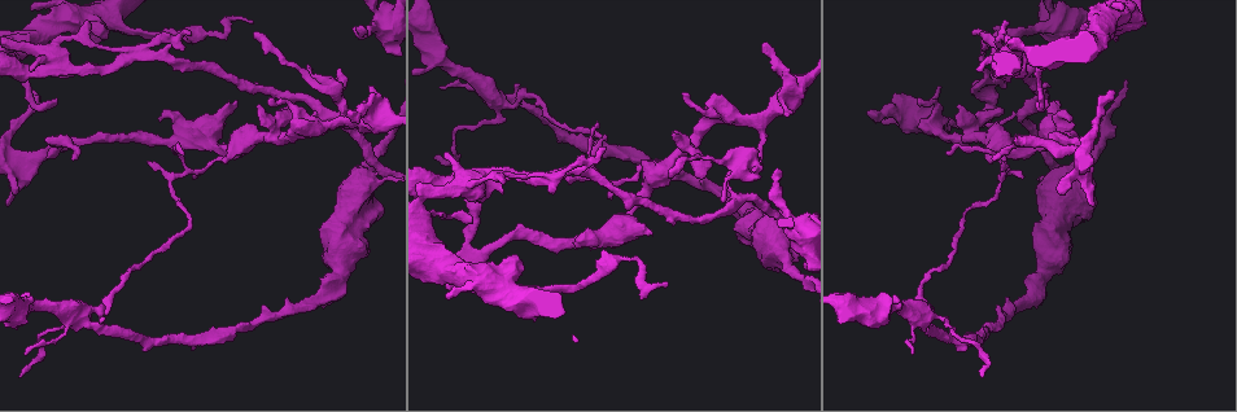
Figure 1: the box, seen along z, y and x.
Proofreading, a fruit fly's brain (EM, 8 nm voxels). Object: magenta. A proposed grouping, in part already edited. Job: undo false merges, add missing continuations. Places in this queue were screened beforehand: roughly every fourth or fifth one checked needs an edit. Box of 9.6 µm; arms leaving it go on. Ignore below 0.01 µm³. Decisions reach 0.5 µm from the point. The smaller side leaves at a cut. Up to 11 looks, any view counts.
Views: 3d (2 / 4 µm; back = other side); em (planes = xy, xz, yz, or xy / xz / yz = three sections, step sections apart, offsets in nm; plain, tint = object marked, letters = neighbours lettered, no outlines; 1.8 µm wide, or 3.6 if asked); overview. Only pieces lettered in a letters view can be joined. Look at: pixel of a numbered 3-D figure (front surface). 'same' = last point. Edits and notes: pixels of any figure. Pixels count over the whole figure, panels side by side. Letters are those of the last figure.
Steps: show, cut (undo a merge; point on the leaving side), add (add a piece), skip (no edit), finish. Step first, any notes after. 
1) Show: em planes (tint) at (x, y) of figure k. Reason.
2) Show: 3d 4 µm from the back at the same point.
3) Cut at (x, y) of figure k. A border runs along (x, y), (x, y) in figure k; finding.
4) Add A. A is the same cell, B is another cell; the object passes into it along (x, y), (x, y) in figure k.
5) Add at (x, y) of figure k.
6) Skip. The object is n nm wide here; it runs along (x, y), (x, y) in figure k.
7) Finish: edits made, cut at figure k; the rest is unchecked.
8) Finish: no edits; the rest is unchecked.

Show: 3d 4 µm at (174, 33) of figure 1. Thick turns thin.

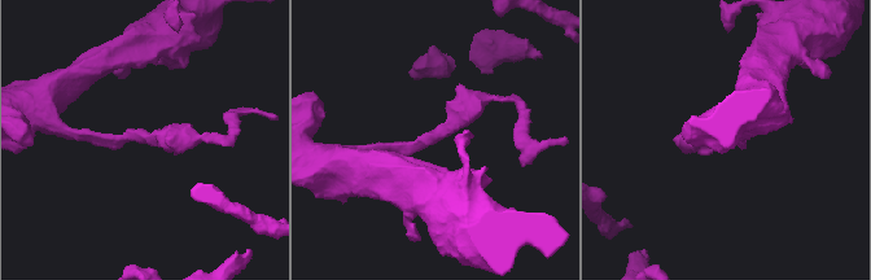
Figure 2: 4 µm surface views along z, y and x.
Show: em planes (tint) at (432, 138) of figure 2. Need the tissue.

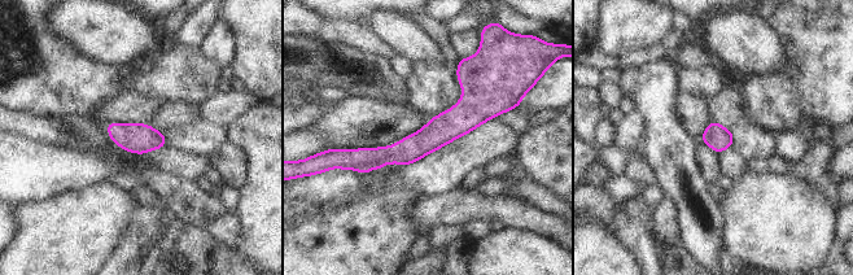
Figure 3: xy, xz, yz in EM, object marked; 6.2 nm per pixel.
Show: em planes (letters) at the same point. What lies round it.

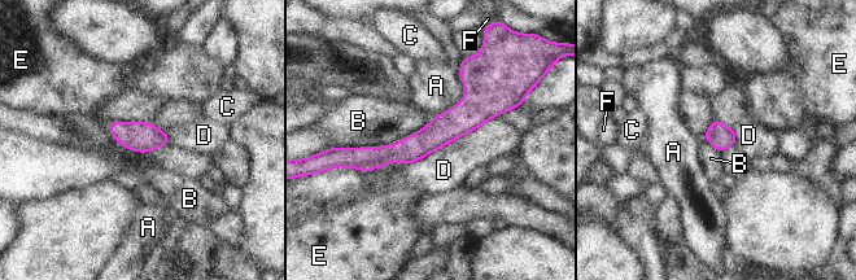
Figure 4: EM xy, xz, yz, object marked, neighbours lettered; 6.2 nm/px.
Skip. A, B, C, D, E and F are other cells; a border runs along (433, 118), (393, 144), (341, 148) in figure 4; one neuron here.

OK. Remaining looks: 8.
Show: em planes (letters) at (987, 92) of figure 1. Sharp bend.

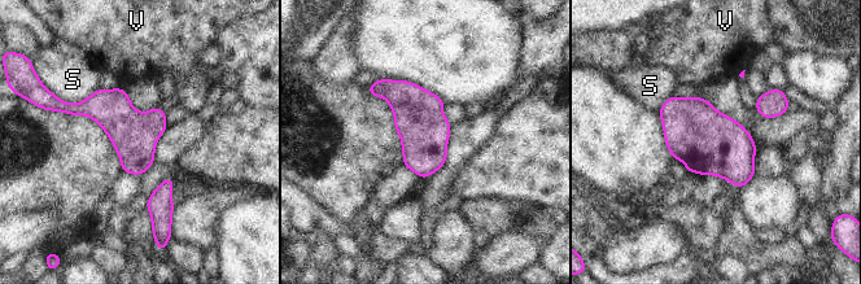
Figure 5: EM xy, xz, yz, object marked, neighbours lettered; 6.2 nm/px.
Skip. S and V are other cells; a border runs along (97, 88), (74, 104), (56, 96) in figure 5; all the same neuron.

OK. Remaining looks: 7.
Show: 3d 4 µm at (924, 315) of figure 1.

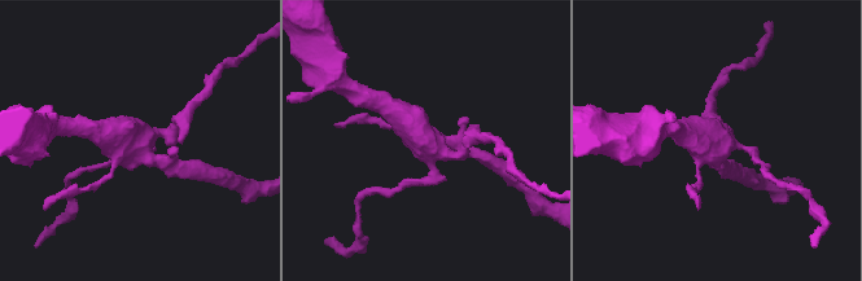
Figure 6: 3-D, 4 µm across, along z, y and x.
Show: em planes (letters) at (431, 141) of figure 6. Shape alone is not enough.

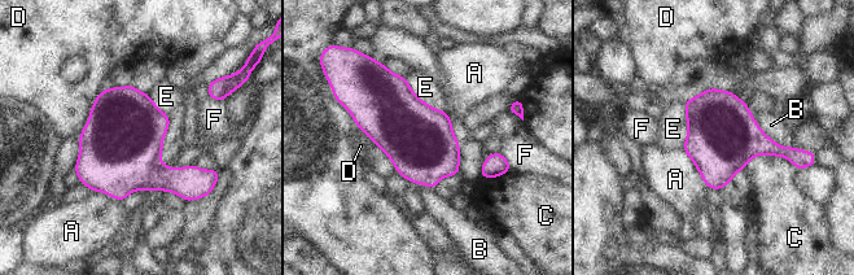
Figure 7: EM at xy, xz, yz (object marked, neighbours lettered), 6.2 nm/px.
Skip. The object is 420 nm wide here; the longest contact is with B, 340 nm; A, B, C, D, E and F are other cells; all the same neuron.

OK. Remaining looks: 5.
Show: 3d 4 µm at (472, 185) of figure 1.

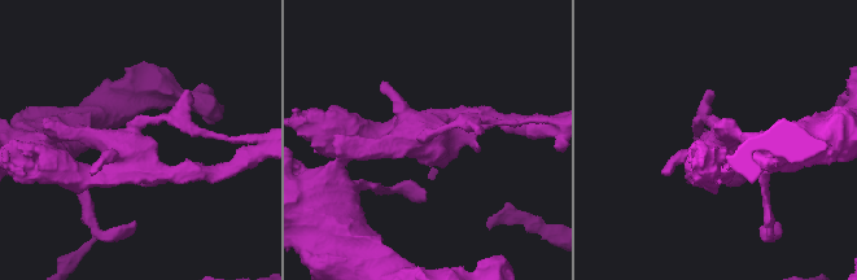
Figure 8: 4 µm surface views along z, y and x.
Show: em 3.6 µm planes (letters) at (425, 136) of figure 8. Shape alone is not enough.

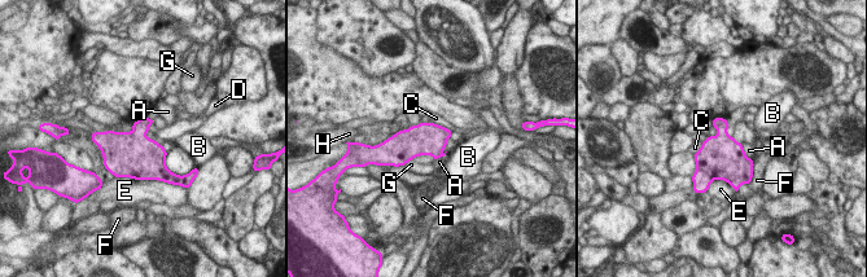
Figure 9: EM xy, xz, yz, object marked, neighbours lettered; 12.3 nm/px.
Cut at (701, 180) of figure 9. The longest contact is with E, 600 nm; A, B, C, D, E, F, G and H are other cells; a border runs along (697, 168), (704, 171), (712, 180) in figure 9; a second neuron is stuck on.

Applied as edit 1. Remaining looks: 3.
Finish: edits made, cut at figure 9; the rest is unchecked.

